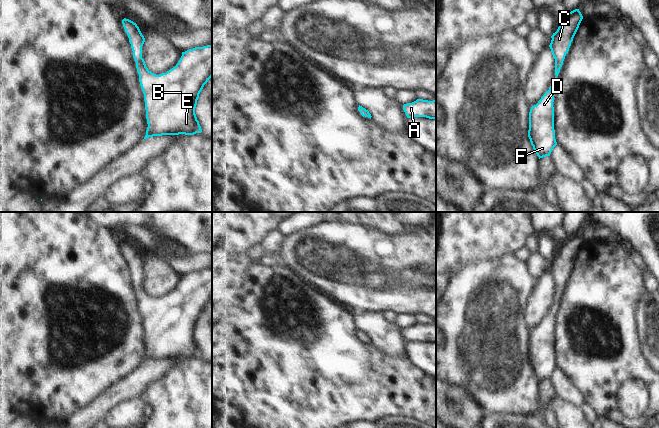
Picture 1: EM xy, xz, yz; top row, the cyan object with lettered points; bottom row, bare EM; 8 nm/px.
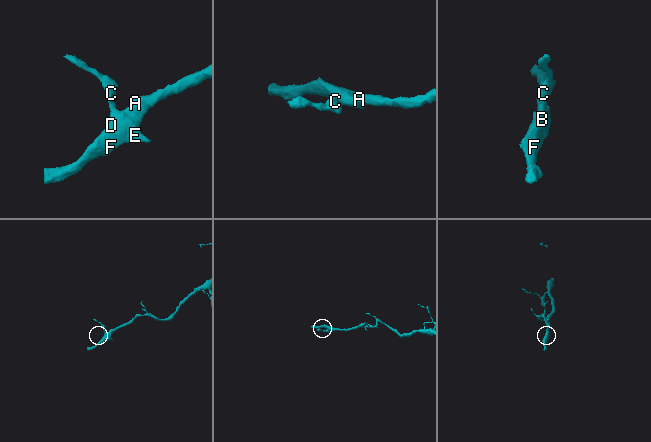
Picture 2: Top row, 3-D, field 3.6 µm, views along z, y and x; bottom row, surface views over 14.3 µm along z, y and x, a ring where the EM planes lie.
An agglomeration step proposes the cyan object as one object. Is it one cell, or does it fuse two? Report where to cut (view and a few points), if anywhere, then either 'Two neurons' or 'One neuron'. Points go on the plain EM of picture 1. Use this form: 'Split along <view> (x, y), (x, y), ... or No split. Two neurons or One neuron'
No split. One neuron.

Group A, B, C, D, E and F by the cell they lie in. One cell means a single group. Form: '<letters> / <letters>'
A B C D E F

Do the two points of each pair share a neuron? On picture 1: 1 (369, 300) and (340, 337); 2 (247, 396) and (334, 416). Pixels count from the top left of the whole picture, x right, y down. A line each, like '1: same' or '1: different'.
1: different
2: same

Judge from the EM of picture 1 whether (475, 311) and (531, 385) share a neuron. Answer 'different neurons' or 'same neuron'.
same neuron

